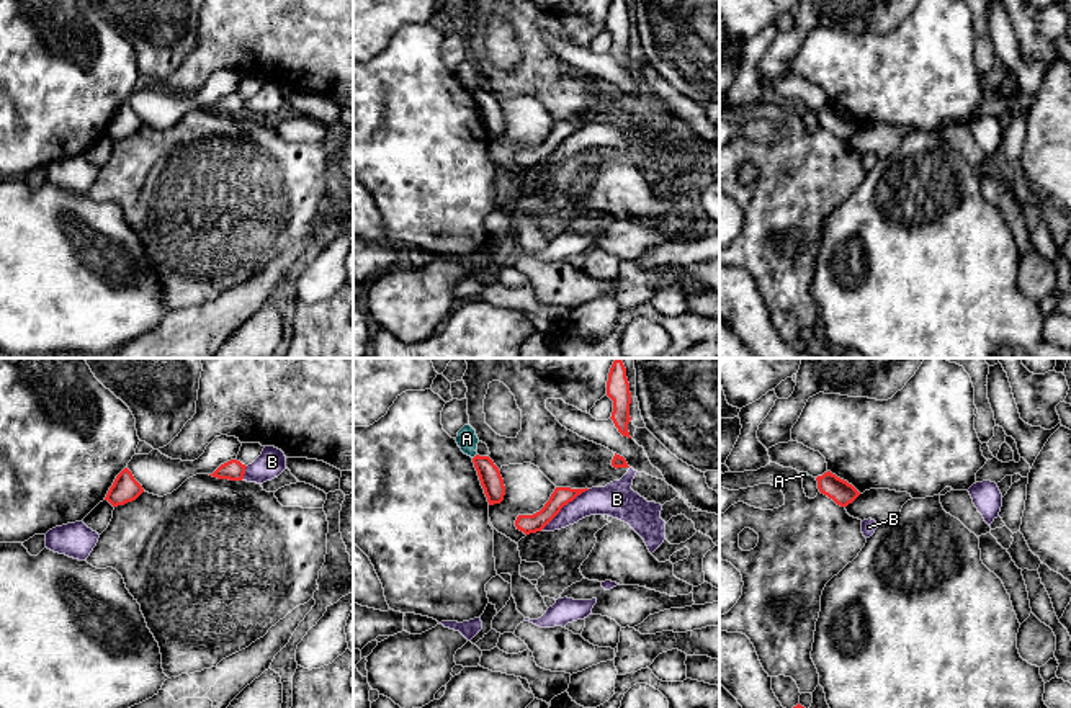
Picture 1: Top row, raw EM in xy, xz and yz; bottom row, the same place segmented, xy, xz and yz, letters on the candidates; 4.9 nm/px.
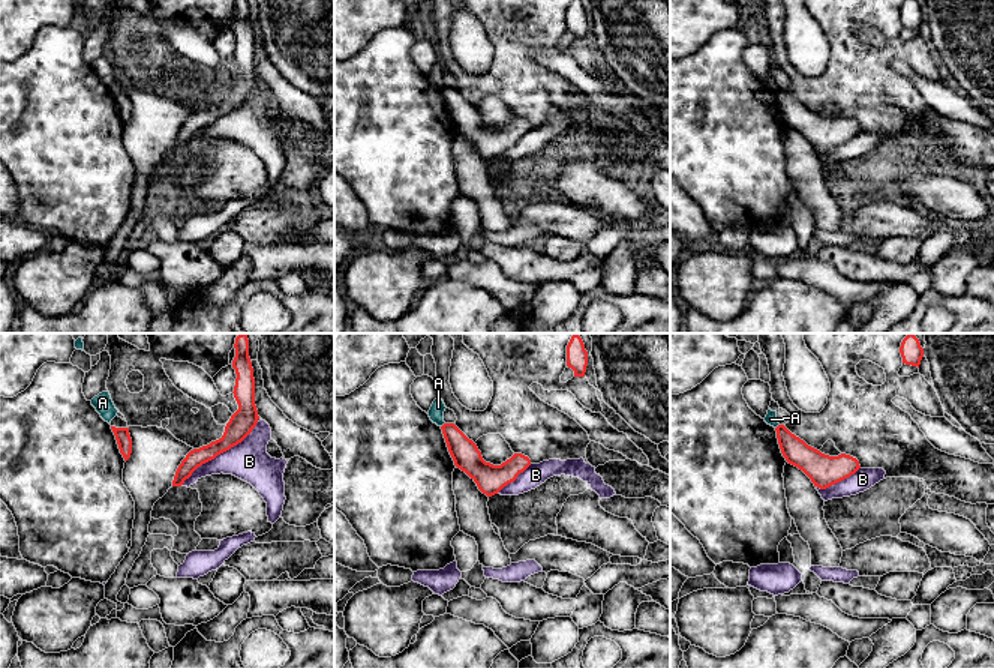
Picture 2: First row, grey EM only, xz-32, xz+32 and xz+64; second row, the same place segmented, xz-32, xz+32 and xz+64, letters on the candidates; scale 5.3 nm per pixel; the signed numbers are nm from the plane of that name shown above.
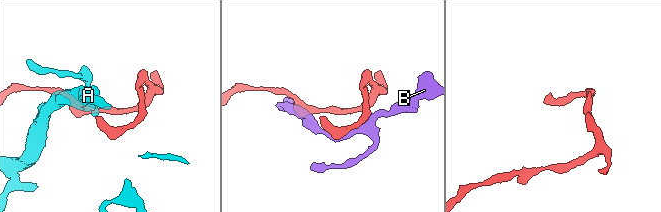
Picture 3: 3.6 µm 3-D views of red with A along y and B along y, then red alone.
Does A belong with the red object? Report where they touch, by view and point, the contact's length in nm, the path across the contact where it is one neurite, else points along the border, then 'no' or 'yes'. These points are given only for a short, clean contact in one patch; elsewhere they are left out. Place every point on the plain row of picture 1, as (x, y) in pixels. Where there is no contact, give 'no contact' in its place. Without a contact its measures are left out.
xz (475, 90) | 40 nm | along xz (476, 87), (473, 92) | no

